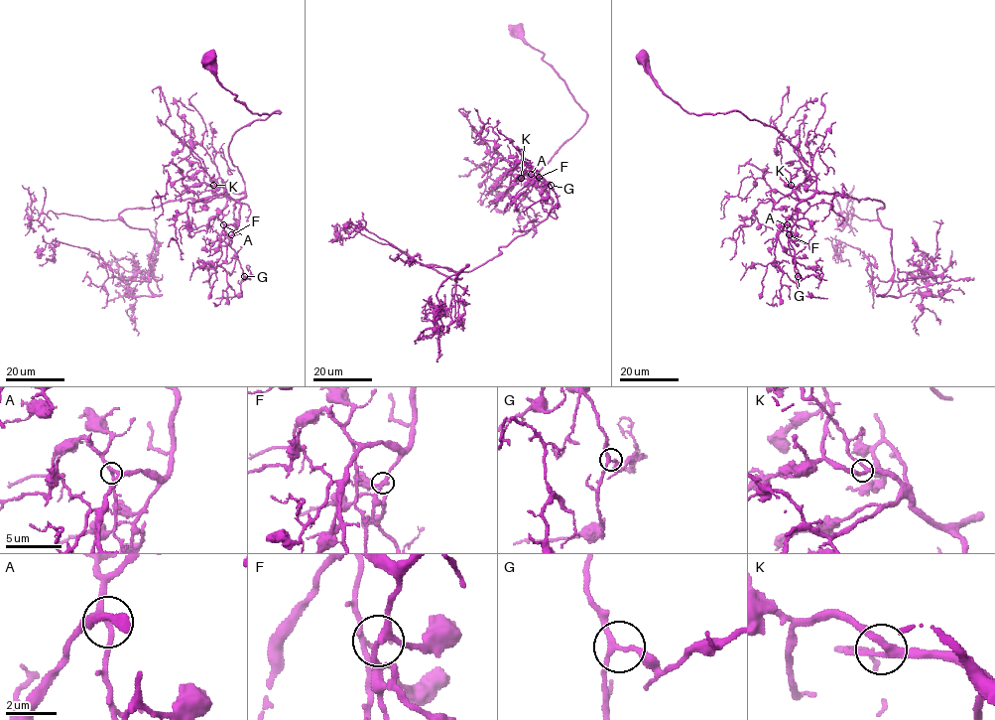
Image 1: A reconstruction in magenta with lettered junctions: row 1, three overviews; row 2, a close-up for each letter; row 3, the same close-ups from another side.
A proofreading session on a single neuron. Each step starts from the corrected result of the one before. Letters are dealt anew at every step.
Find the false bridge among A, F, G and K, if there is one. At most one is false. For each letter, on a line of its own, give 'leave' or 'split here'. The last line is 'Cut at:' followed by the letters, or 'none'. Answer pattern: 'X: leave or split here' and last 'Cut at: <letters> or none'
A: leave
F: leave
G: leave
K: leave
Cut at: none

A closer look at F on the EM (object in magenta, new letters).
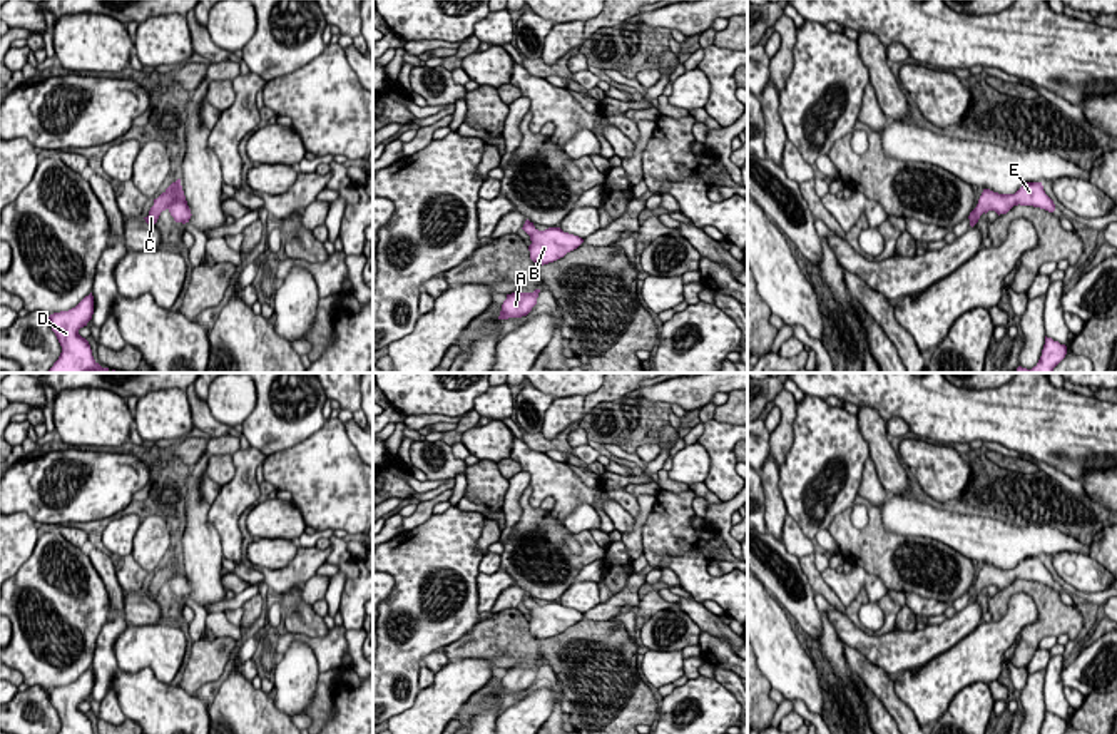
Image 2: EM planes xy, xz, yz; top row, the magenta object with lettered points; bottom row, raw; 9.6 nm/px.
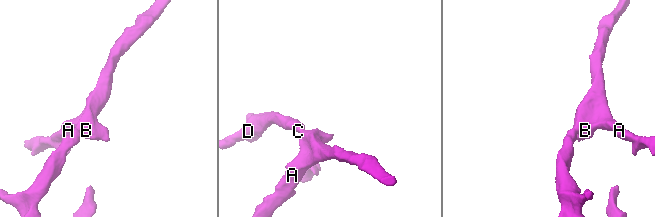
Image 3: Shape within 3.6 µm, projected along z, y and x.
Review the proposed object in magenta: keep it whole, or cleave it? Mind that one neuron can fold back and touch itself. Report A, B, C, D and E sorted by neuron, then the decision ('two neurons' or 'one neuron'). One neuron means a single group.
A B C D E; one neuron

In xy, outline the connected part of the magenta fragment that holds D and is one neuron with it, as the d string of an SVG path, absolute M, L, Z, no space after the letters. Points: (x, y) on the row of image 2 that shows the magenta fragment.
M85 296L75 308L48 316L62 353L48 373L119 373L102 368L92 356L90 344L79 334L94 314L94 296Z

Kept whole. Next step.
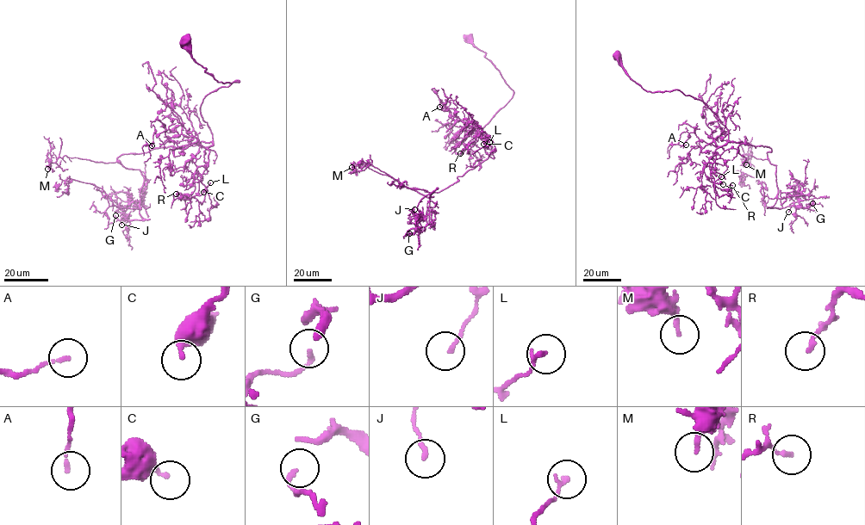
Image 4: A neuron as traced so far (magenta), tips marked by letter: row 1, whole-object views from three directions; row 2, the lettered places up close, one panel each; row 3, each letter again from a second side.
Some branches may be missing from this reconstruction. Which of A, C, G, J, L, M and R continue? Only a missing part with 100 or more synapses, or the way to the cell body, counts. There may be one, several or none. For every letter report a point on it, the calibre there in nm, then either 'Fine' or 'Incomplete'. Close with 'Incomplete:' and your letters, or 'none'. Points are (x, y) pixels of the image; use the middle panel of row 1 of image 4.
A: Place: (439, 107). Thickness 140 nm. Fine
C: Place: (483, 144). Thickness 280 nm. Fine
G: Place: (409, 233). Thickness 110 nm. Fine
J: Place: (414, 209). Thickness 170 nm. Fine
L: Place: (489, 142). Thickness 190 nm. Fine
M: Place: (351, 167). Thickness 200 nm. Fine
R: Place: (460, 153). Thickness 160 nm. Fine
Incomplete: none

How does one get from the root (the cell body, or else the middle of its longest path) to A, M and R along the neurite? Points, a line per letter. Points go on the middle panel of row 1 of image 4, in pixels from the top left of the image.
A: (469, 39), (513, 92), (481, 132), (491, 149), (470, 126), (442, 110), (440, 99), (439, 107)
M: (469, 39), (513, 92), (481, 132), (489, 156), (436, 193), (407, 188), (363, 163), (353, 163), (351, 167)
R: (469, 39), (513, 94), (482, 128), (481, 139), (491, 149), (488, 135), (479, 129), (477, 136), (460, 153)

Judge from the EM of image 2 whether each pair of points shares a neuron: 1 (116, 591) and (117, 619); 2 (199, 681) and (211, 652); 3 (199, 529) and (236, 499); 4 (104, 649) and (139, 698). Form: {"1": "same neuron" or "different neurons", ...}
{"1": "same neuron", "2": "same neuron", "3": "different neurons", "4": "different neurons"}

